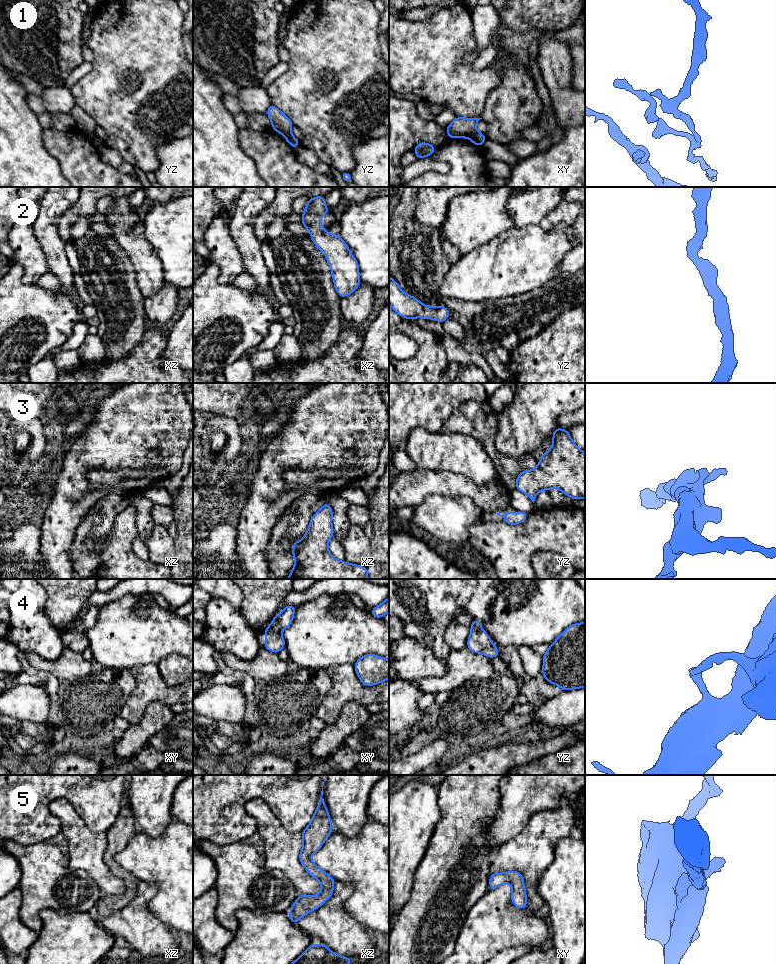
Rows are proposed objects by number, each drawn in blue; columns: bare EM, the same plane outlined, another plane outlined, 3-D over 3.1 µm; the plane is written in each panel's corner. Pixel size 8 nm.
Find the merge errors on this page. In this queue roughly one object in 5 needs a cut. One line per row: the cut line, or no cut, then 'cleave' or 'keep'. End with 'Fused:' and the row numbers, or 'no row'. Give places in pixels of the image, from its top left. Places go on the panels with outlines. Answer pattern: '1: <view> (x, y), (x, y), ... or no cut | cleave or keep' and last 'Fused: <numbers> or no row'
1: xy (475, 131), (468, 137) | cleave
2: no cut | keep
3: no cut | keep
4: no cut | keep
5: no cut | keep
Fused: 1

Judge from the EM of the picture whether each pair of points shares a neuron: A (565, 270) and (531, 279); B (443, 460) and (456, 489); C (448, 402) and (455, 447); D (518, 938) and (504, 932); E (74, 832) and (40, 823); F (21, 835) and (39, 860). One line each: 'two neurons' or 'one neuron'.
A: two neurons
B: two neurons
C: two neurons
D: one neuron
E: two neurons
F: two neurons

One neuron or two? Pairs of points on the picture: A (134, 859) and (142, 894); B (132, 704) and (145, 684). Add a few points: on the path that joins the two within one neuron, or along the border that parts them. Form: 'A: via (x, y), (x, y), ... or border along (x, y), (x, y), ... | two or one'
A: border along (139, 880), (157, 886), (157, 892), (148, 902) | two
B: via (137, 699), (145, 689) | one

